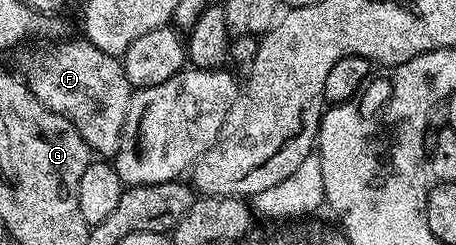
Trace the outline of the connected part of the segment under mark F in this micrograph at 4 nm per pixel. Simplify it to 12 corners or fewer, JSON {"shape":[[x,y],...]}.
{"shape":[[87,40],[42,58],[30,88],[115,155],[134,90]]}

